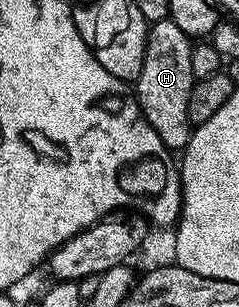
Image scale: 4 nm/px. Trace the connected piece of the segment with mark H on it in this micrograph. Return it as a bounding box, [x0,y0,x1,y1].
[135,19,195,151]

